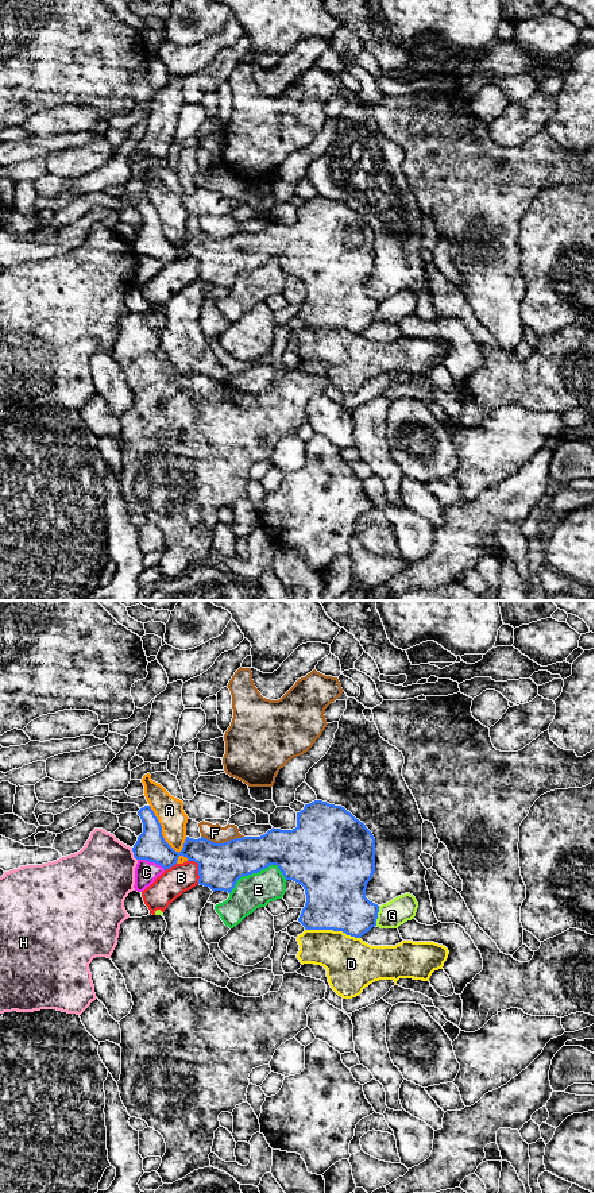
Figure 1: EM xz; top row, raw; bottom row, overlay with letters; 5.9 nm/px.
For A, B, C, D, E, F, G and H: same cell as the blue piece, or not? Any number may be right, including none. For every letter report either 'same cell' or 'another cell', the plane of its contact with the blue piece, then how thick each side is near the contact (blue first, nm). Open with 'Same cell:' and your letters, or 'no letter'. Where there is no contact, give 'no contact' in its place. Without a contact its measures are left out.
Same cell: no letter
A: another cell; meets blue in xz; 170 nm thick on the blue side, 170 nm on the other
B: another cell; meets blue in xz; 280 nm thick on the blue side, 170 nm on the other
C: another cell; meets blue in xz; 170 nm thick on the blue side, 140 nm on the other
D: another cell; meets blue in xz; 360 nm thick on the blue side, 300 nm on the other
E: another cell; meets blue in xz; 280 nm thick on the blue side, 200 nm on the other
F: another cell; meets blue in xz; 280 nm thick on the blue side, 110 nm on the other
G: another cell; meets blue in xz; 340 nm thick on the blue side, 160 nm on the other
H: another cell; meets blue in xz; 170 nm thick on the blue side, 400 nm on the other

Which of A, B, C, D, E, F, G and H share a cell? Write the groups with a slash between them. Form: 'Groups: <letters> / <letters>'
Groups: A / B / C / D / E / F / G / H

